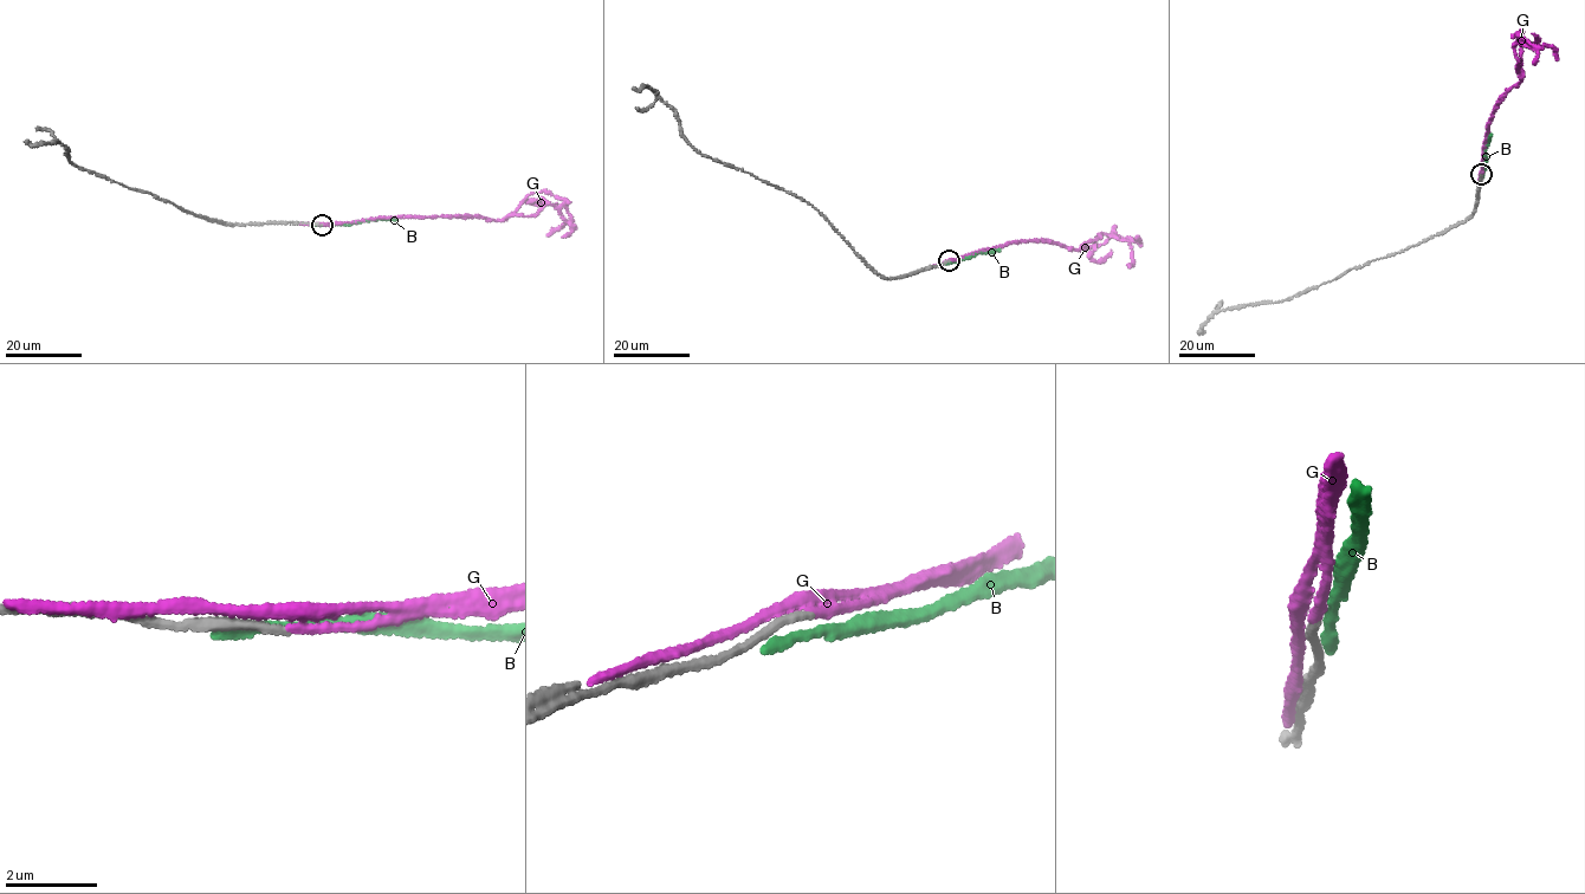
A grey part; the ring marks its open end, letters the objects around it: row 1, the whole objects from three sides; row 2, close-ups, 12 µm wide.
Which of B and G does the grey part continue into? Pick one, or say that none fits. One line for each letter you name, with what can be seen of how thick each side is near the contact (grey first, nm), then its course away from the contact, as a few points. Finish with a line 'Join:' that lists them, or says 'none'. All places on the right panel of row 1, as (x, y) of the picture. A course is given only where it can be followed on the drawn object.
G: Thickness 220 nm (grey) against 240 nm. Its course: (1480, 175), (1488, 124), (1500, 97), (1520, 79), (1514, 45), (1550, 45), (1554, 47), (1557, 59)
Join: G

